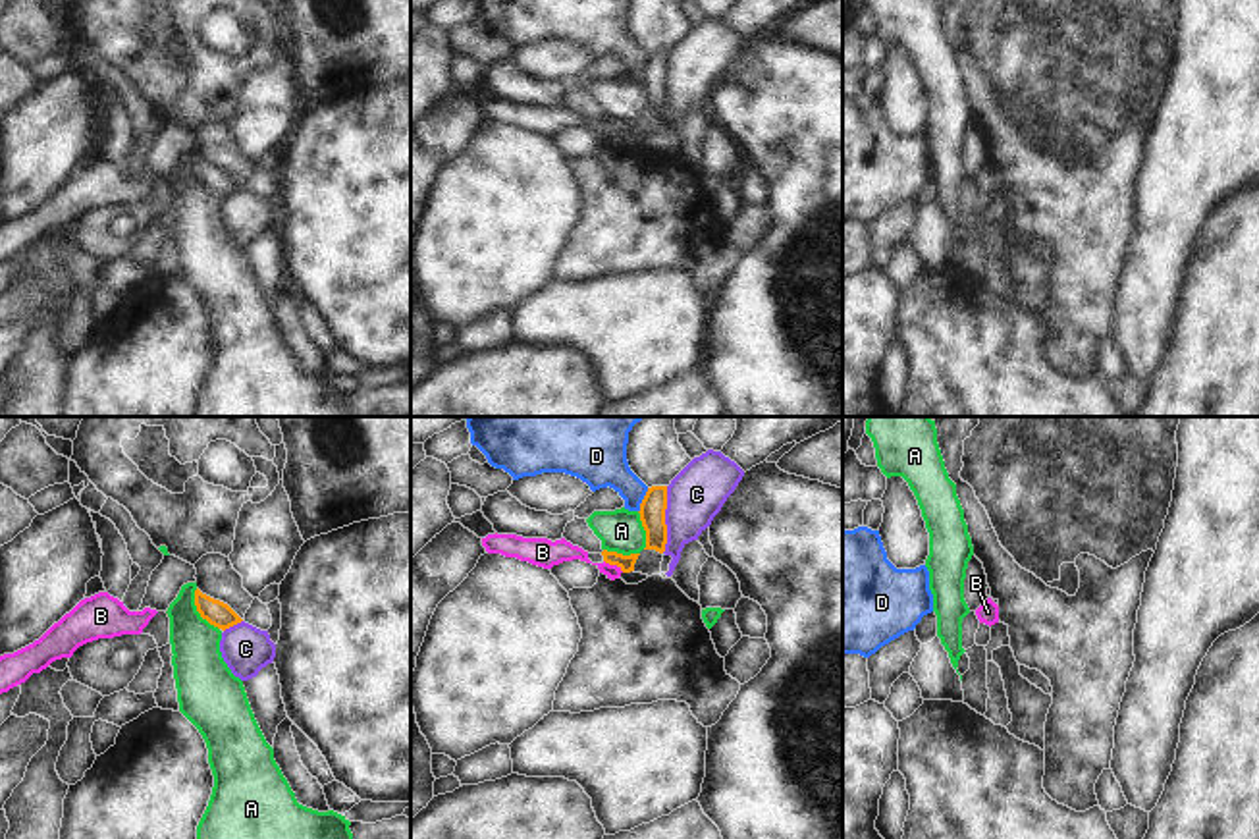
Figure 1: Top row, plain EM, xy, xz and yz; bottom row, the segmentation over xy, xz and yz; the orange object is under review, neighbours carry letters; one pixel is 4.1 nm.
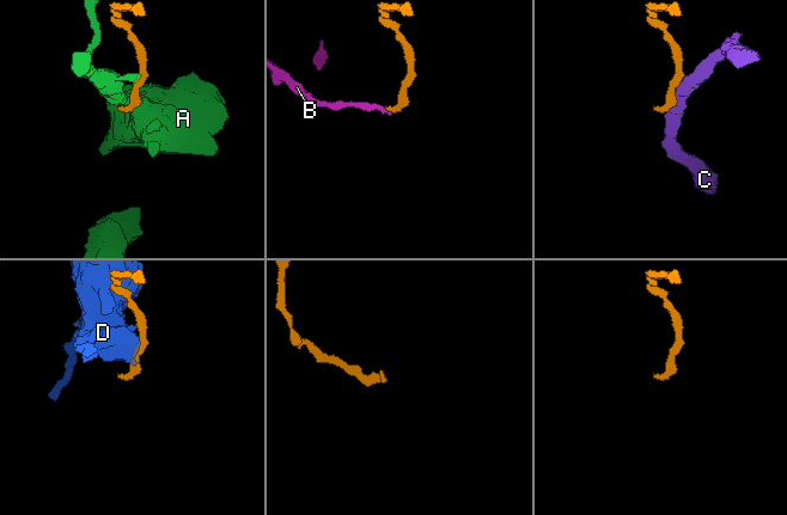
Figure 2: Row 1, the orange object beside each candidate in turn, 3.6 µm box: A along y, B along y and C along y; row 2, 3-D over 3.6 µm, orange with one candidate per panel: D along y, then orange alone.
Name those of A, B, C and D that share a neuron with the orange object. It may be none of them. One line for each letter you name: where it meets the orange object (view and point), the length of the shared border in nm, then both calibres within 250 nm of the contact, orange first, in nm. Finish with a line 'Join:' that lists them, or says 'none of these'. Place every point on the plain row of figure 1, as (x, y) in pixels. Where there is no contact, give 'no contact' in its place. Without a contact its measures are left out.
B: xz (614, 132) | 100 nm | 60/100 nm
Join: B

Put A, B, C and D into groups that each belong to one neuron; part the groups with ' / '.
A / B / C / D

